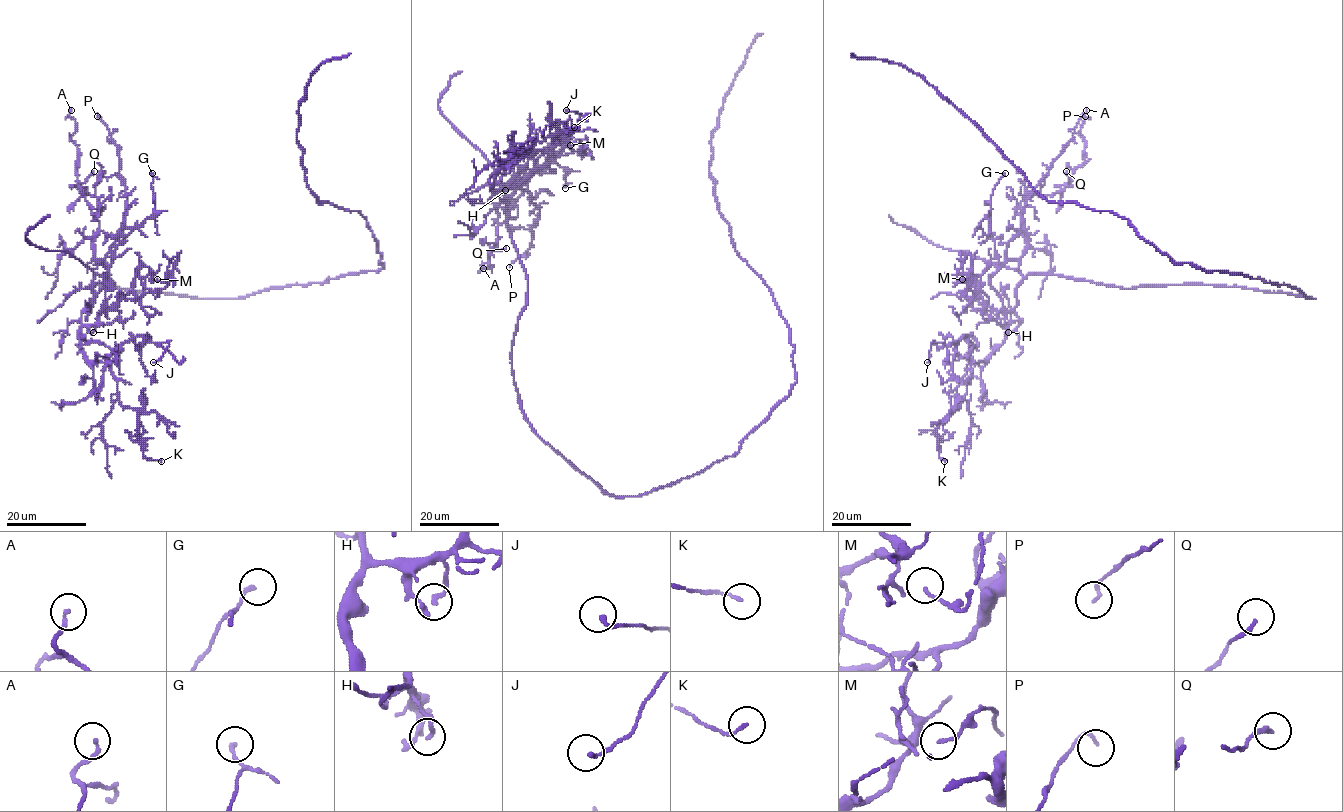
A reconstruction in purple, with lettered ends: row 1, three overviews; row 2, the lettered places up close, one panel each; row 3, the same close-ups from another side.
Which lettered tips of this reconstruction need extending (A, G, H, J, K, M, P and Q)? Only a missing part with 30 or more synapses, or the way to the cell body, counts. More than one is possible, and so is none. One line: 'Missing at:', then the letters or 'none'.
Missing at: none

